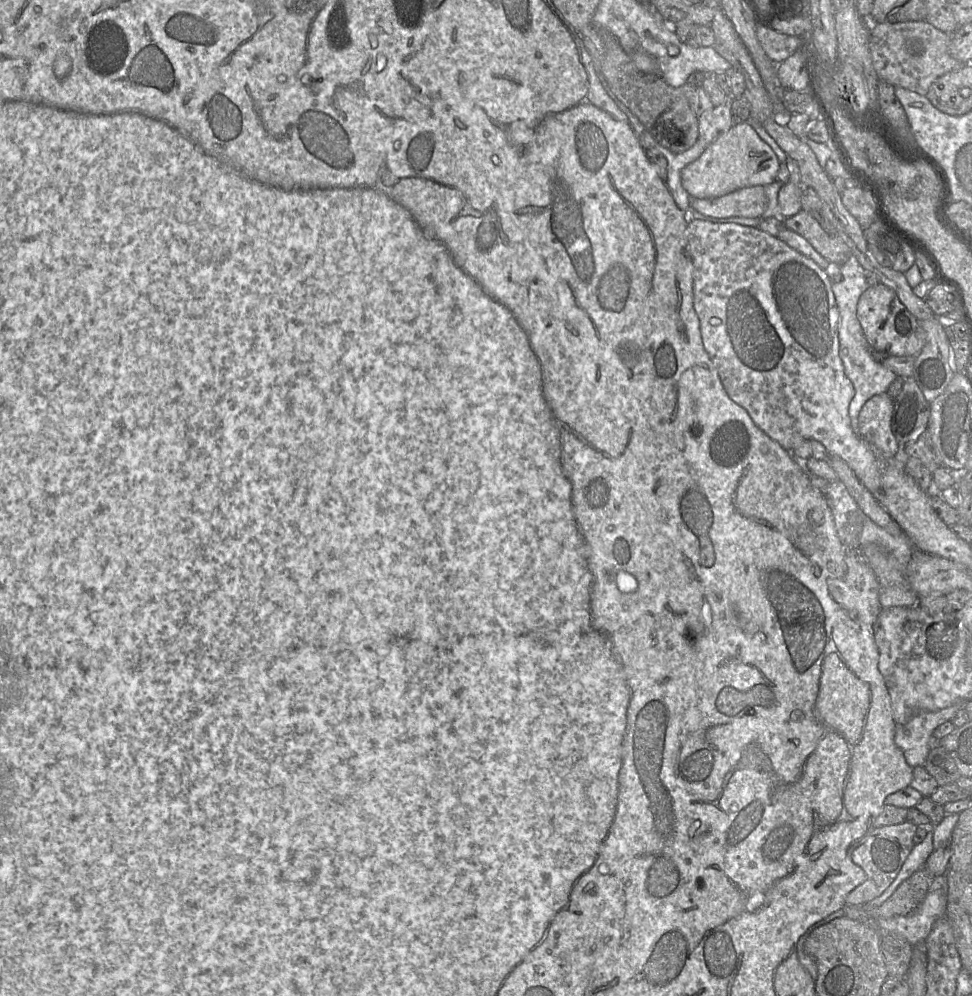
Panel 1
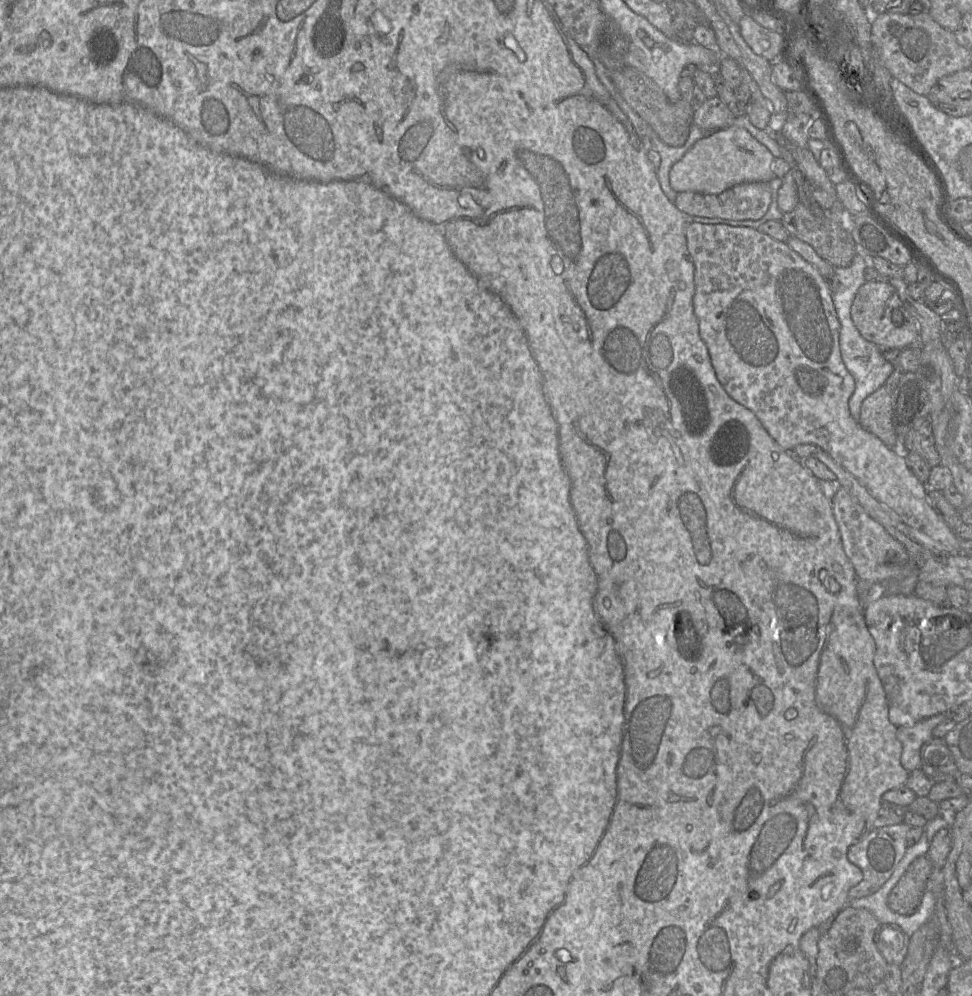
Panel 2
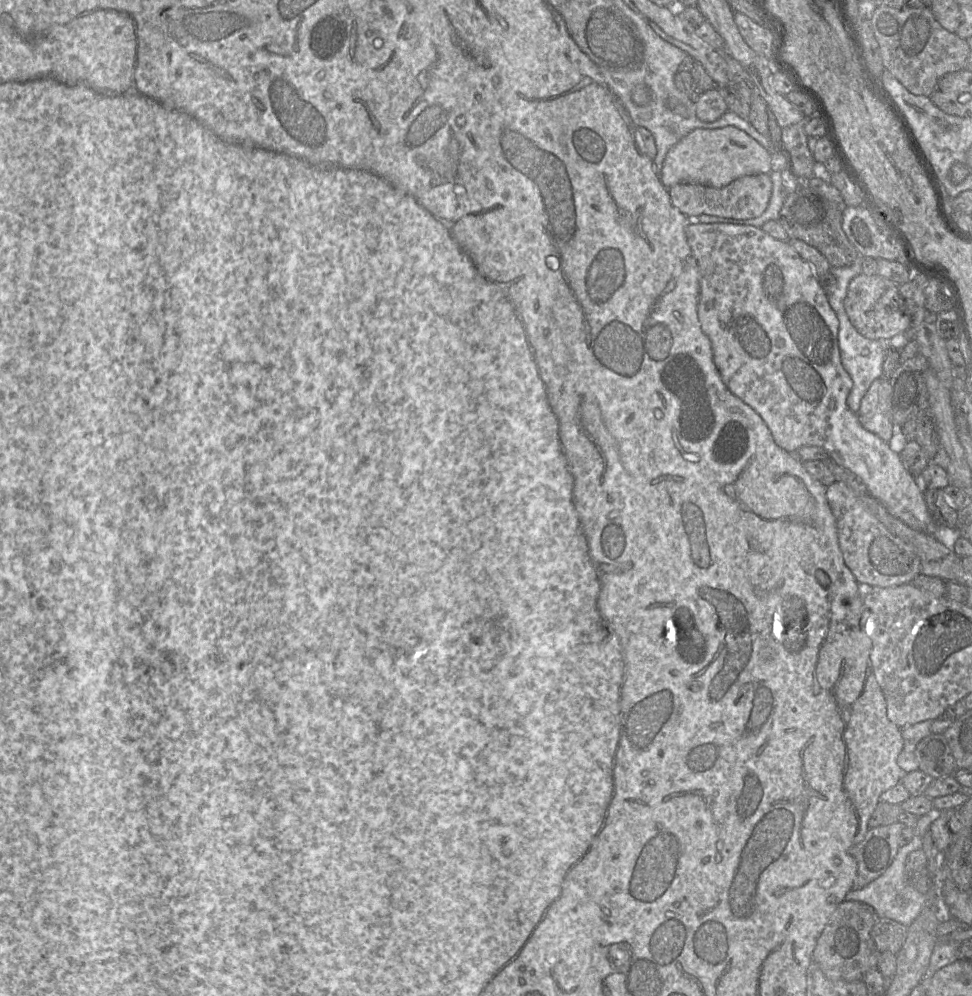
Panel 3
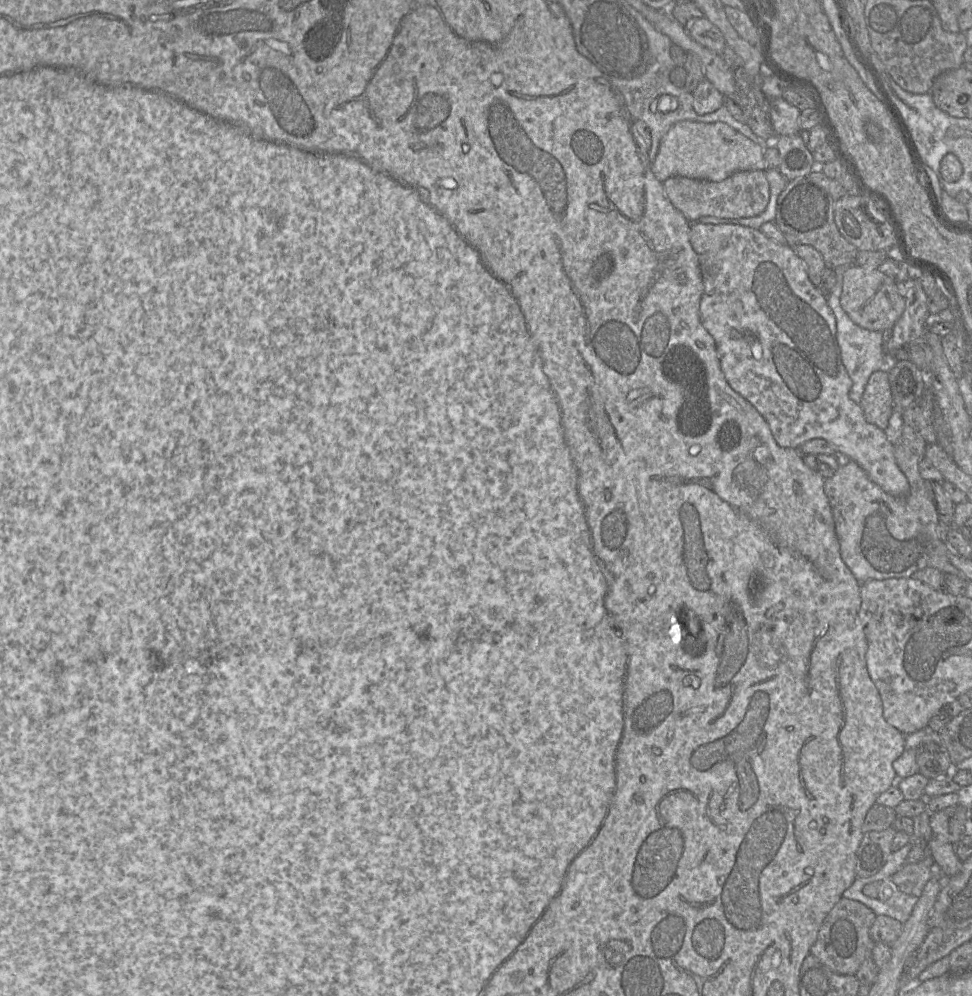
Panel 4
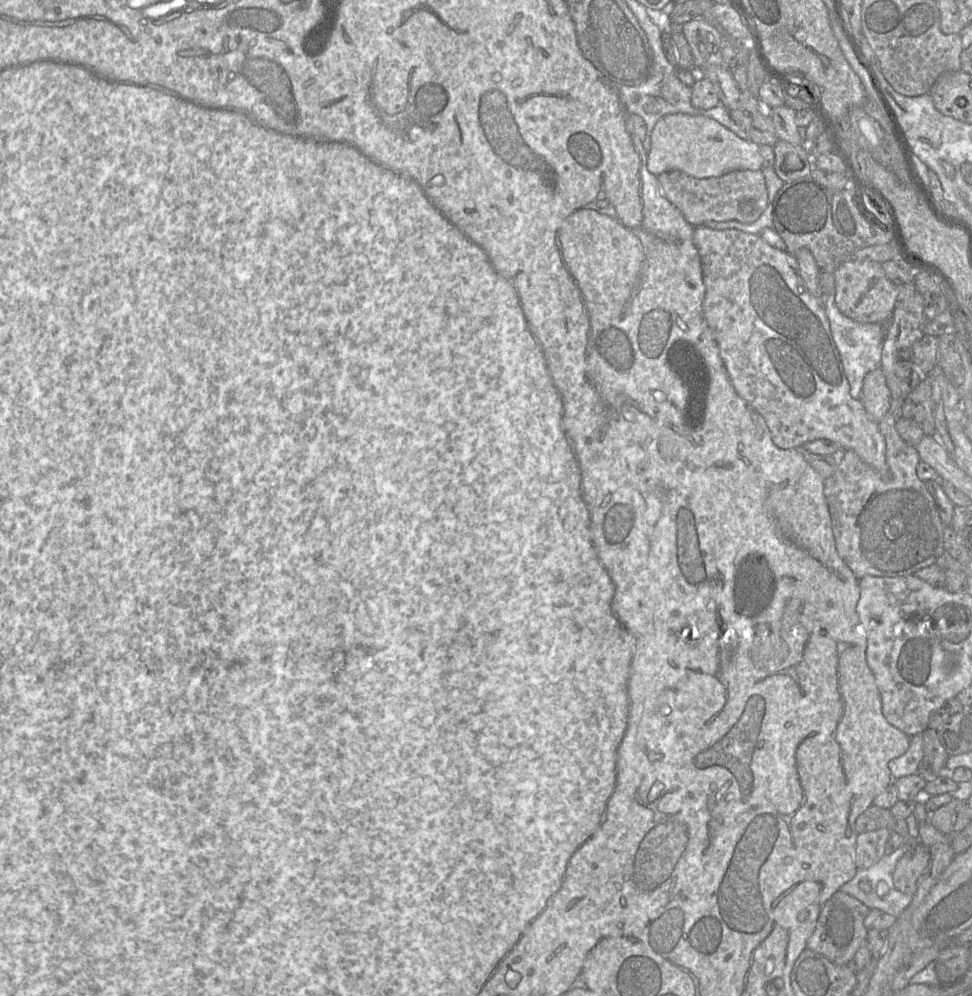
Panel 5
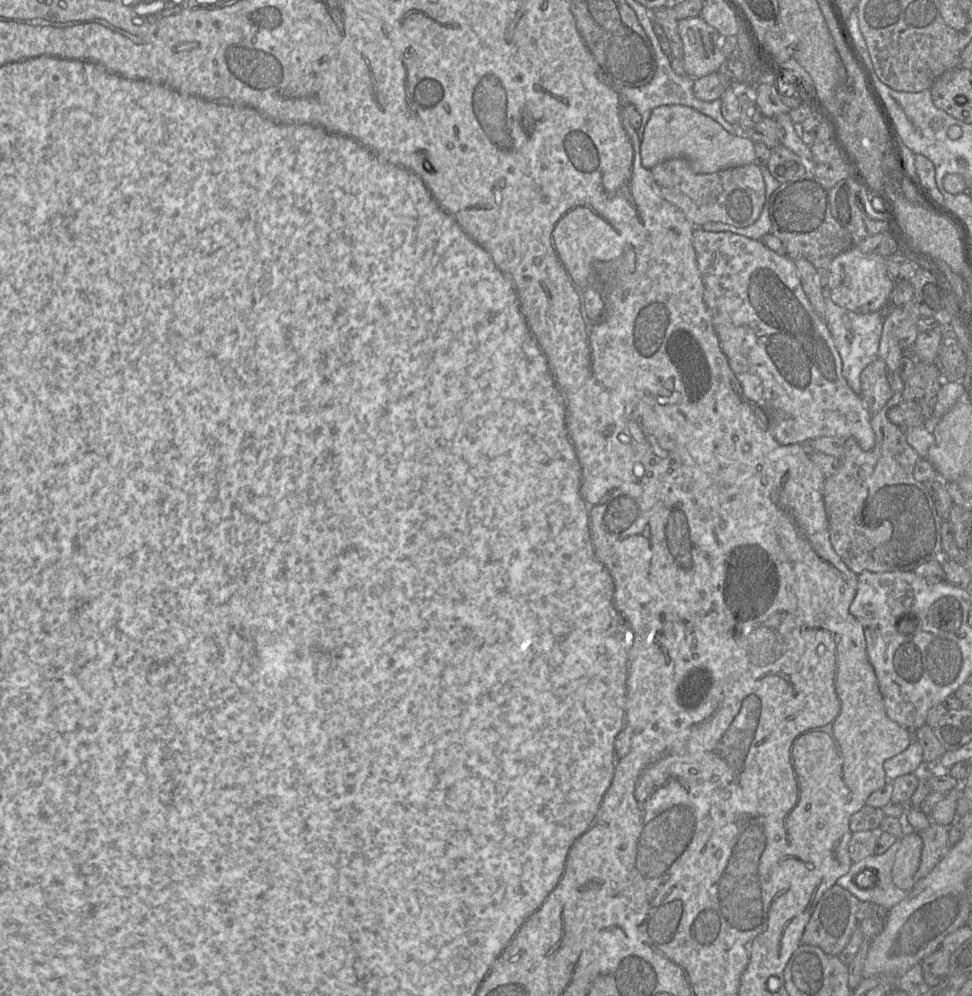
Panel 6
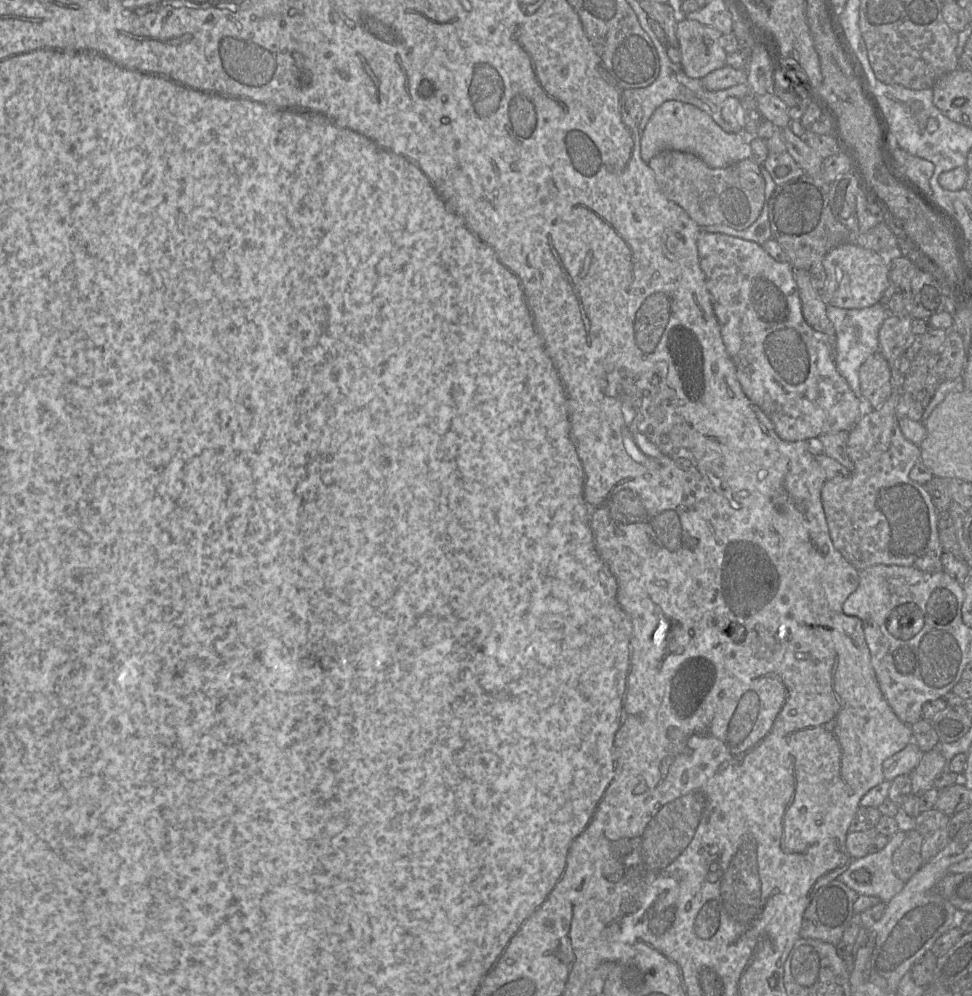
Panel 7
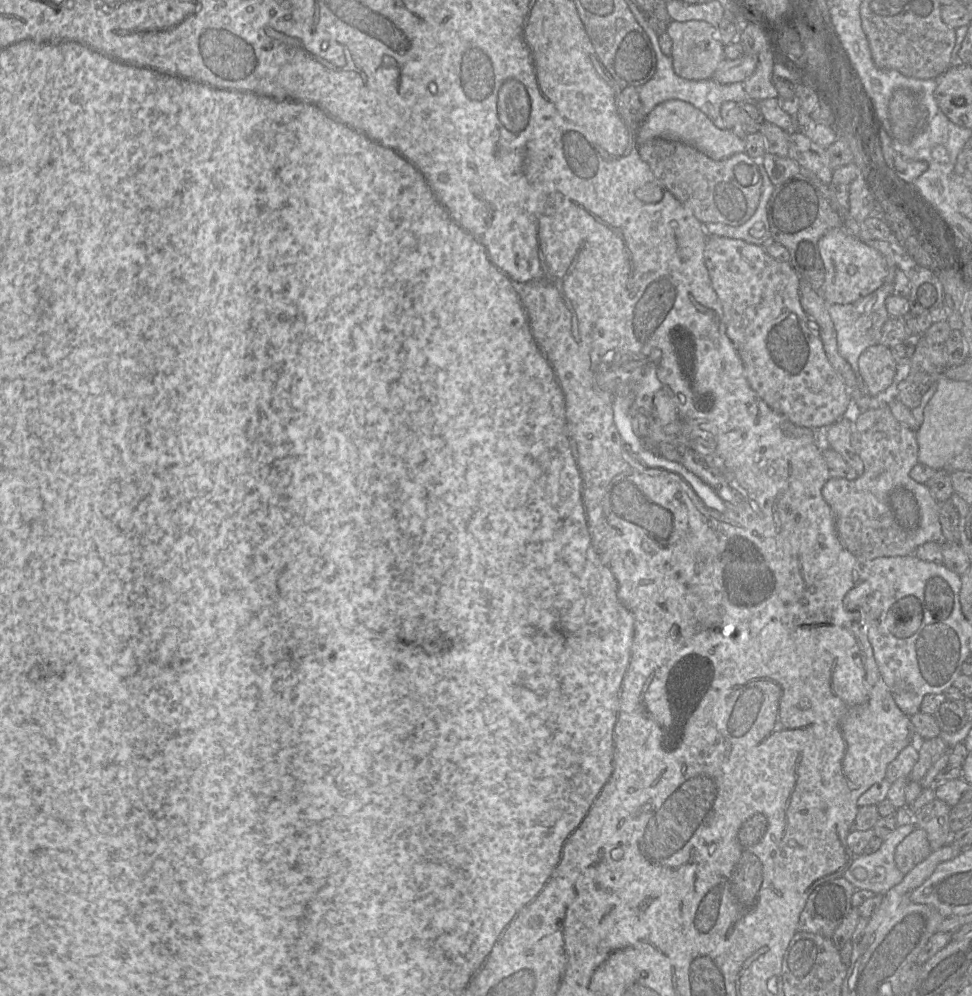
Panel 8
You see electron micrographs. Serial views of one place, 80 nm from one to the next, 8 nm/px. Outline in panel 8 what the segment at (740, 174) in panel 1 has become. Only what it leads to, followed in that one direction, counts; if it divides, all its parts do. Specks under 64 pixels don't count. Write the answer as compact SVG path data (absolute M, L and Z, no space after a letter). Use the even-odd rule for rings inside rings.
M669 100L657 105L639 127L637 143L653 138L684 142L703 152L713 160L724 160L745 152L745 139L729 130L721 130L702 111L682 100Z

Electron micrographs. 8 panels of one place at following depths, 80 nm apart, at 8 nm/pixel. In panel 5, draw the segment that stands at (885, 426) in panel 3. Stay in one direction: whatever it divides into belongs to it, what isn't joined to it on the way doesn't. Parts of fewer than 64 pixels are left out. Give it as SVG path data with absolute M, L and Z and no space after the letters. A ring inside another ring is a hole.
M881 367L865 375L860 401L869 417L877 424L886 415L890 408L890 390Z

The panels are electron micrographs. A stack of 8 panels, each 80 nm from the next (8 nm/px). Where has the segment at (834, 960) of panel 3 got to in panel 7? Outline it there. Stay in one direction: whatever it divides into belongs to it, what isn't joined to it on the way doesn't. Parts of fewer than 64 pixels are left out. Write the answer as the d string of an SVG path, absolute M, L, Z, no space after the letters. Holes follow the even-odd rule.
M838 879L819 888L804 912L800 936L821 940L836 946L854 915L853 905L858 896L854 890Z

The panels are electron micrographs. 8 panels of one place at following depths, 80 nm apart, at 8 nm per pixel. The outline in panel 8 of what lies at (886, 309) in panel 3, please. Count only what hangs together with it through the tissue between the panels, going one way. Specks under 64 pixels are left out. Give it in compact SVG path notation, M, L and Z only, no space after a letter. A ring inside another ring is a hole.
M844 228L827 232L819 240L818 249L825 268L823 297L828 304L855 303L885 283L888 274L886 259Z

